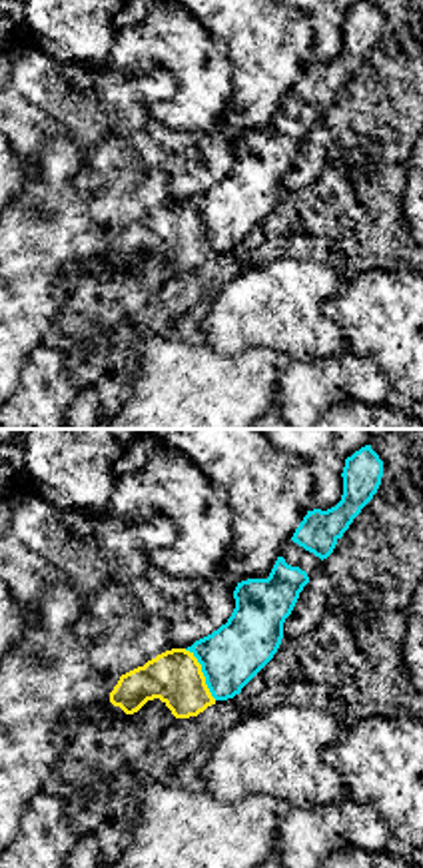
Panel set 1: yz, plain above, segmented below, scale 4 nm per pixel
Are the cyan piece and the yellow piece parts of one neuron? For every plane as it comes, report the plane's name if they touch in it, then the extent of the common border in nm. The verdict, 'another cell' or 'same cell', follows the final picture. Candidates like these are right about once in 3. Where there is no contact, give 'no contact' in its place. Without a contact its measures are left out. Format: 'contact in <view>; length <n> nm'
contact in yz; length 240 nm

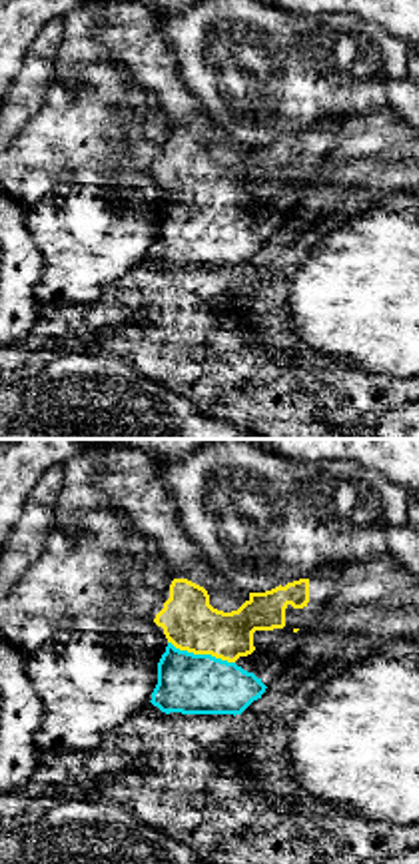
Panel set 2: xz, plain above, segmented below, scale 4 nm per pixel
contact in xz; length 280 nm

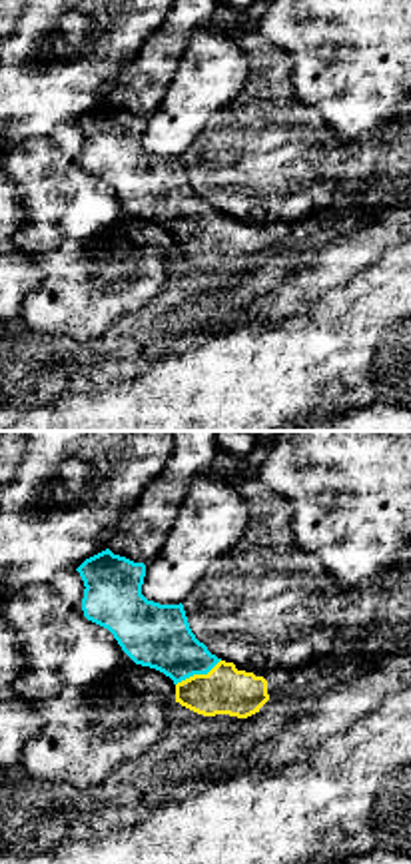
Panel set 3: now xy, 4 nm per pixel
contact in xy; length 220 nm

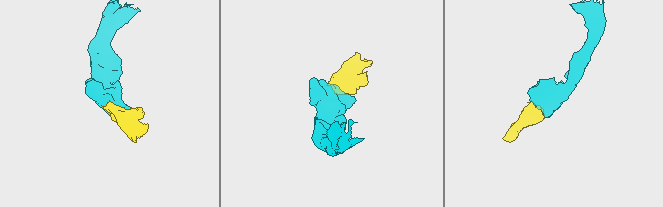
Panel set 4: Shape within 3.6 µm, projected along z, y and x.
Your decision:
same cell

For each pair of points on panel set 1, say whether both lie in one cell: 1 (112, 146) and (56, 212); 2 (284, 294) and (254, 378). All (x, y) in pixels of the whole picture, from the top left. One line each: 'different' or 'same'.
1: different
2: different

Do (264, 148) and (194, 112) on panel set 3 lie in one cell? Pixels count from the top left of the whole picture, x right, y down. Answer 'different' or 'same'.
different

